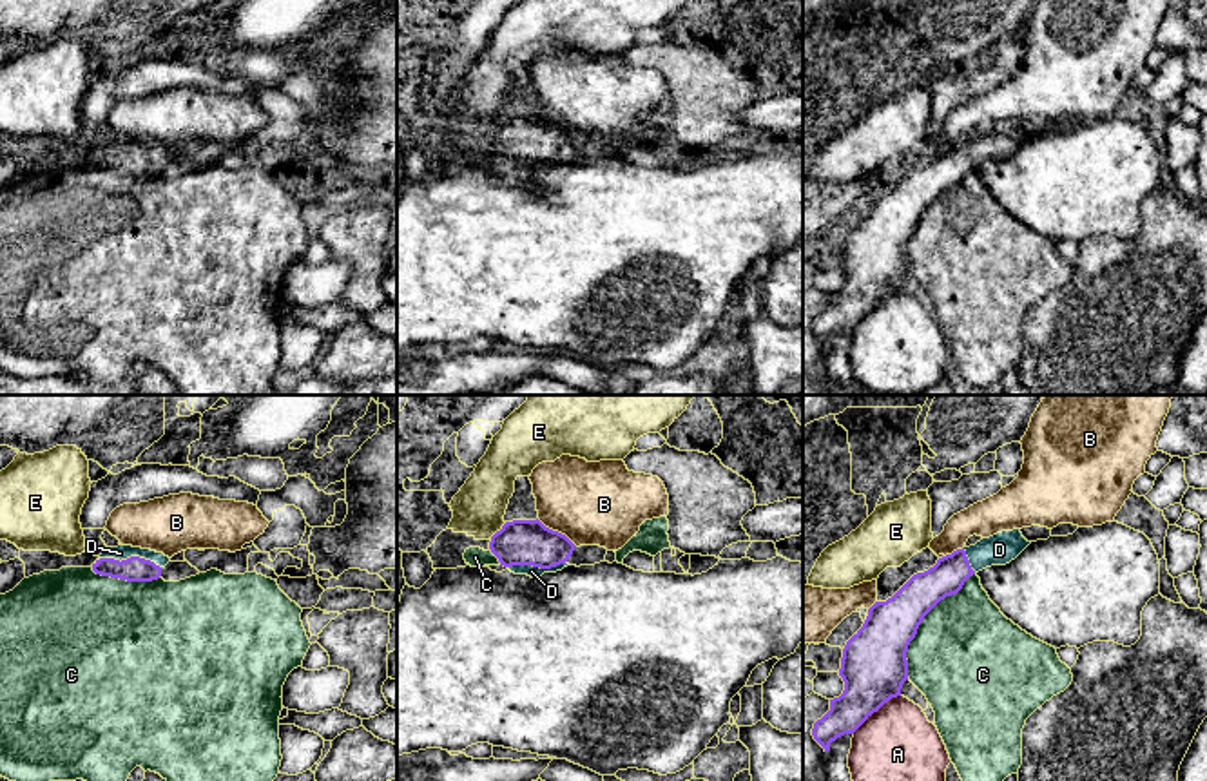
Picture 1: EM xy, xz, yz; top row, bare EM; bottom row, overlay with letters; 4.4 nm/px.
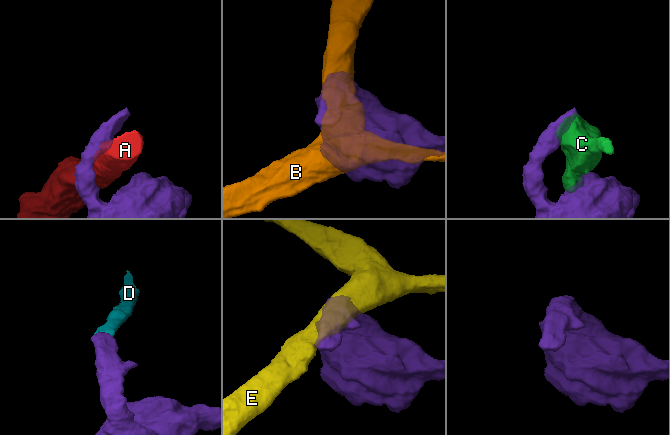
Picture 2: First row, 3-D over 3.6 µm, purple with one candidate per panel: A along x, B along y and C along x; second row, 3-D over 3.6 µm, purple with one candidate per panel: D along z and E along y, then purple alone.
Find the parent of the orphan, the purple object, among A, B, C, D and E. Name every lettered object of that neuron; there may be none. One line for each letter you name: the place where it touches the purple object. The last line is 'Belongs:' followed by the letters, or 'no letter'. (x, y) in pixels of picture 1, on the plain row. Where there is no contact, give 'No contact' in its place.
D: Touches purple at xy (131, 151)
Belongs: D

